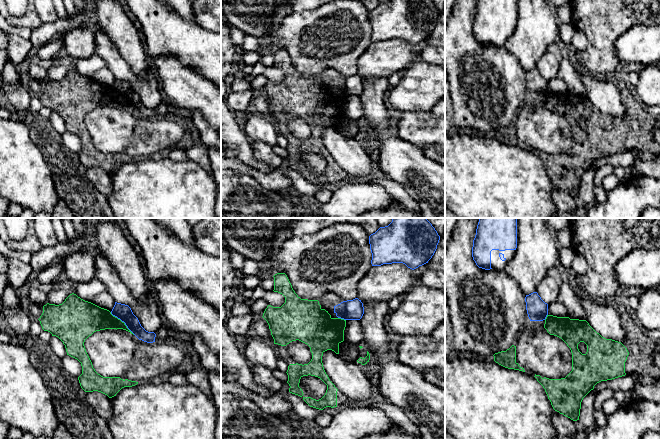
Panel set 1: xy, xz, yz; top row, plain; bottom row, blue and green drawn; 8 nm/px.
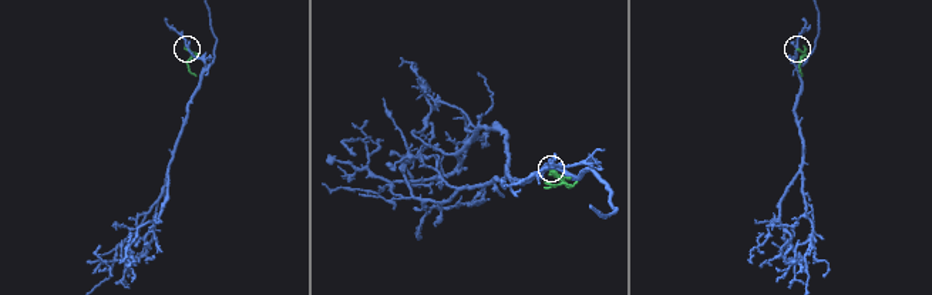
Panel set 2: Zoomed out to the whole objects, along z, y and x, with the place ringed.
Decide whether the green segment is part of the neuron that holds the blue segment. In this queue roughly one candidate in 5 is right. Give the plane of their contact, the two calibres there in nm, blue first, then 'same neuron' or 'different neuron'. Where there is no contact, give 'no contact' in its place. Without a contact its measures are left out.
xy | 130/220 nm | different neuron

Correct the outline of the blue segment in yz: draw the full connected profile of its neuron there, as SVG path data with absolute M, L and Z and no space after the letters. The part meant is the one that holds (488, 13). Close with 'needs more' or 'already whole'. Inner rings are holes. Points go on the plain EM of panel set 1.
M478 0L472 33L479 44L504 46L517 24L517 0Z; needs more

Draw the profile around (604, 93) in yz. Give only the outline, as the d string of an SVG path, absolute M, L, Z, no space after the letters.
M579 73L585 86L586 97L602 113L621 118L626 114L620 93L620 85L612 78L598 77L591 73Z

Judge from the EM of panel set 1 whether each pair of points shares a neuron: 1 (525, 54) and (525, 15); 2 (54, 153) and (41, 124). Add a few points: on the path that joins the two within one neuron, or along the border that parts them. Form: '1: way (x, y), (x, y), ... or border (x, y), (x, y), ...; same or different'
1: way (525, 44), (525, 25); same
2: way (51, 146), (41, 131); same

